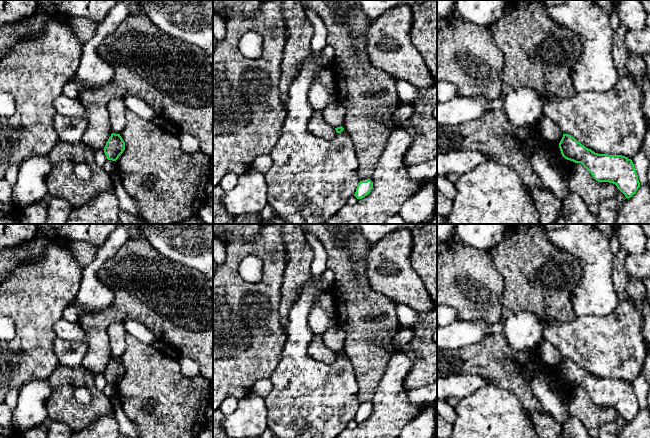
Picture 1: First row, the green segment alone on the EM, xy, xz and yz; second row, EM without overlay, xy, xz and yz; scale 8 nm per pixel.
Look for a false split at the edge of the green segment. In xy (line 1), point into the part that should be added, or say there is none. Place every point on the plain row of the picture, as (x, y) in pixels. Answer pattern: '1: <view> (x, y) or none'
1: none

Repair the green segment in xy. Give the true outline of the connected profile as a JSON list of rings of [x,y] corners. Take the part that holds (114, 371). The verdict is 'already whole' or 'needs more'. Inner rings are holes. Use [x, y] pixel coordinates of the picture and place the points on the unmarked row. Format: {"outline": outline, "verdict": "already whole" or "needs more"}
{"outline": [[[112,357],[103,374],[108,384],[116,385],[125,374],[125,366],[120,358]]], "verdict": "already whole"}

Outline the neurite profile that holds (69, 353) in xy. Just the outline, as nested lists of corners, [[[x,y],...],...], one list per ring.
[[[60,337],[54,340],[54,352],[59,365],[77,368],[81,366],[87,351],[87,342],[74,342]]]

